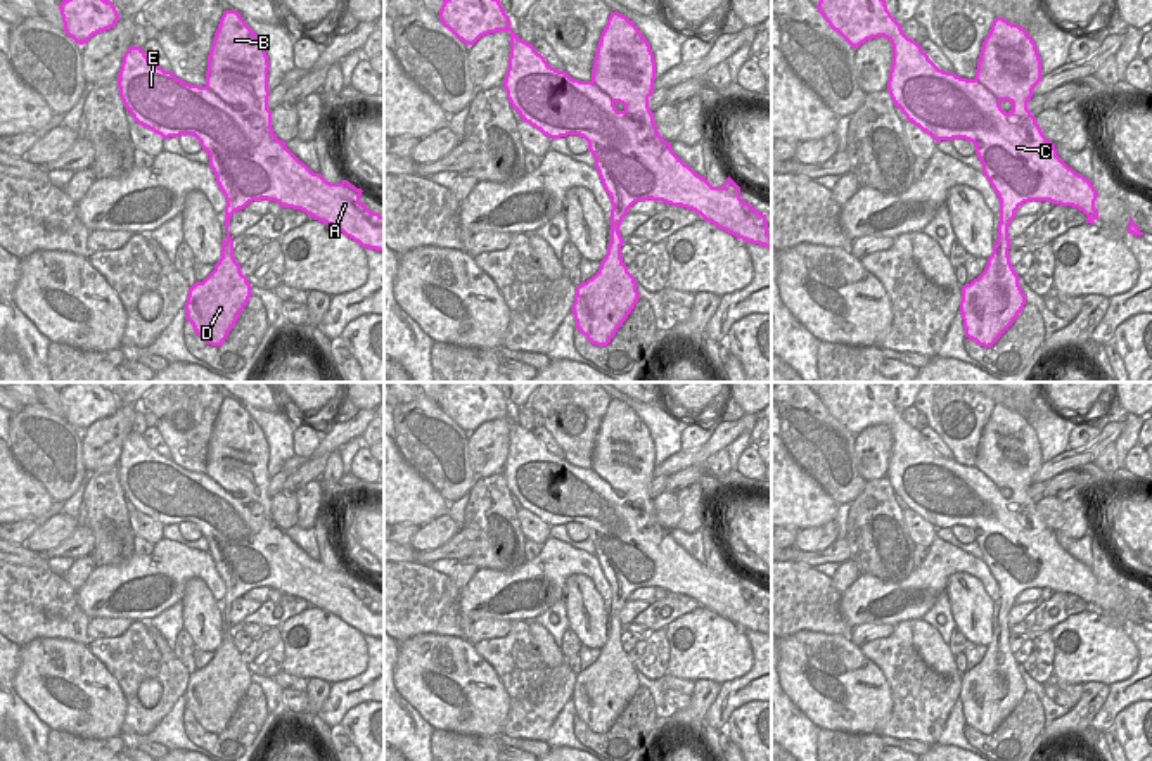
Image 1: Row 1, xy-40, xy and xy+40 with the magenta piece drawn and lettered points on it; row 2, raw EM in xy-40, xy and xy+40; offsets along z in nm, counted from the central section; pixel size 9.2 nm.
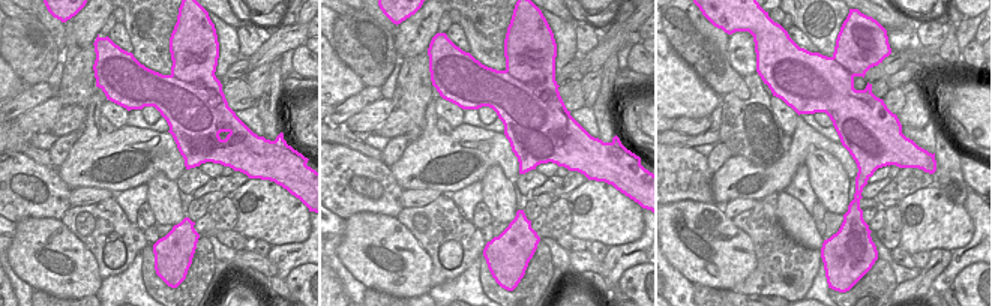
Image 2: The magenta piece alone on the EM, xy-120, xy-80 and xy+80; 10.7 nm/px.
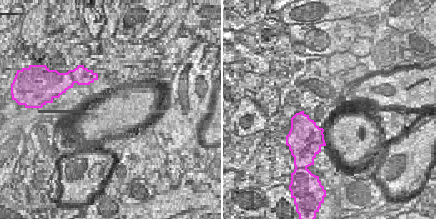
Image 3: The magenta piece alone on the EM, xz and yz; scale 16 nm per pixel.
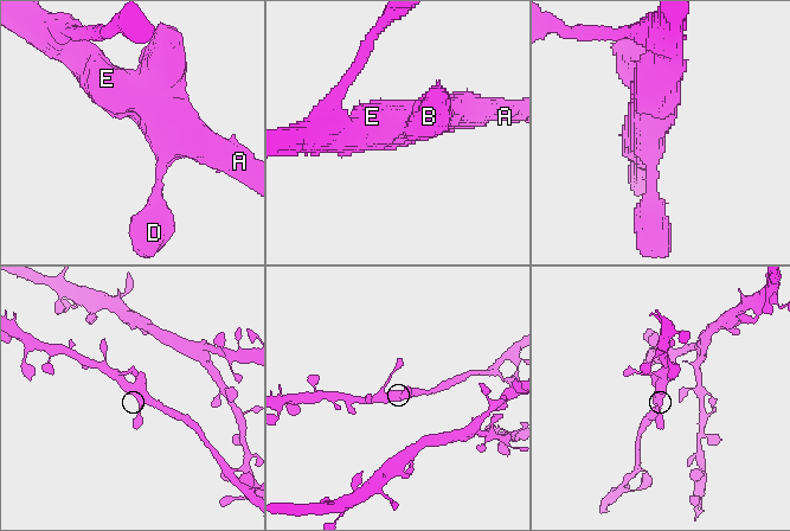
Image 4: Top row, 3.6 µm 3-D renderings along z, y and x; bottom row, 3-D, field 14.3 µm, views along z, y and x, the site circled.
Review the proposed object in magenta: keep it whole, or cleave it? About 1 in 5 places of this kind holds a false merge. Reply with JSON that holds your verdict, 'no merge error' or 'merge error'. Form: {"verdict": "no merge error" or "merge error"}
{"verdict": "no merge error"}

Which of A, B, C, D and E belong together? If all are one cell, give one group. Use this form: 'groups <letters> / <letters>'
groups A B C D E

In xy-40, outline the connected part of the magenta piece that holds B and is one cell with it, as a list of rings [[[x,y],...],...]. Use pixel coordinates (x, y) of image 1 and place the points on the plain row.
[[[225,398],[208,443],[206,472],[190,472],[154,451],[140,434],[131,432],[118,462],[119,484],[133,507],[163,526],[194,522],[209,543],[209,555],[227,586],[221,645],[214,657],[189,675],[185,704],[195,721],[211,733],[221,733],[247,692],[251,671],[234,645],[234,628],[228,619],[230,604],[253,588],[275,588],[282,595],[301,597],[318,609],[332,612],[362,635],[384,638],[384,604],[360,588],[362,576],[348,567],[327,569],[313,560],[277,526],[268,496],[268,443],[261,427],[237,398]]]

